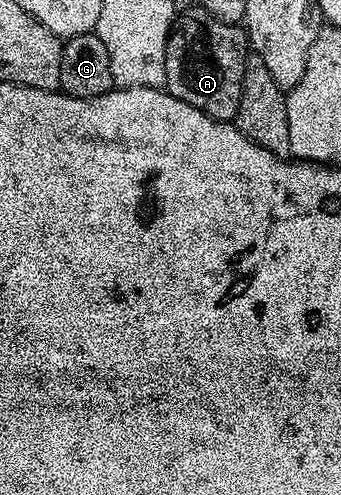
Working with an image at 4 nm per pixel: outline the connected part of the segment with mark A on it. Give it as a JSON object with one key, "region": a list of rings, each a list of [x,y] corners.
{"region":[[[177,18],[172,24],[166,45],[164,87],[174,97],[202,109],[215,119],[235,120],[242,97],[242,81],[248,68],[248,32],[234,23],[204,19]]]}

